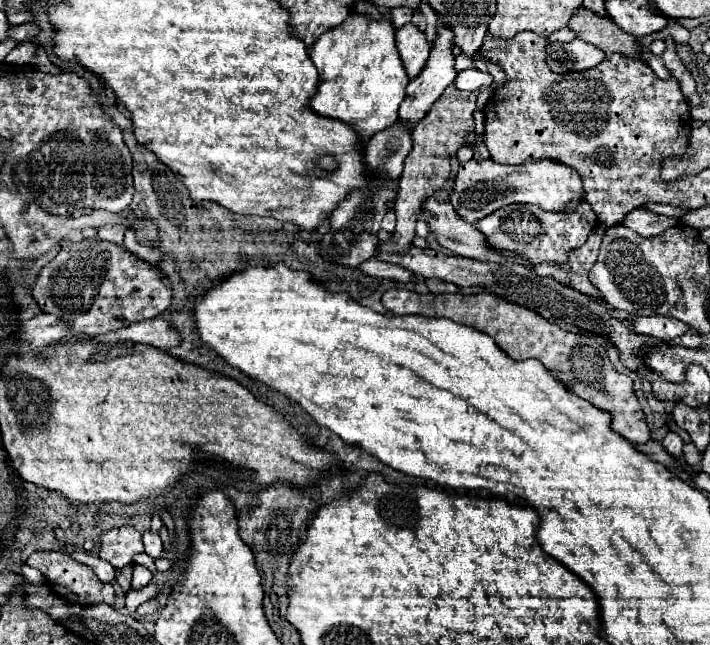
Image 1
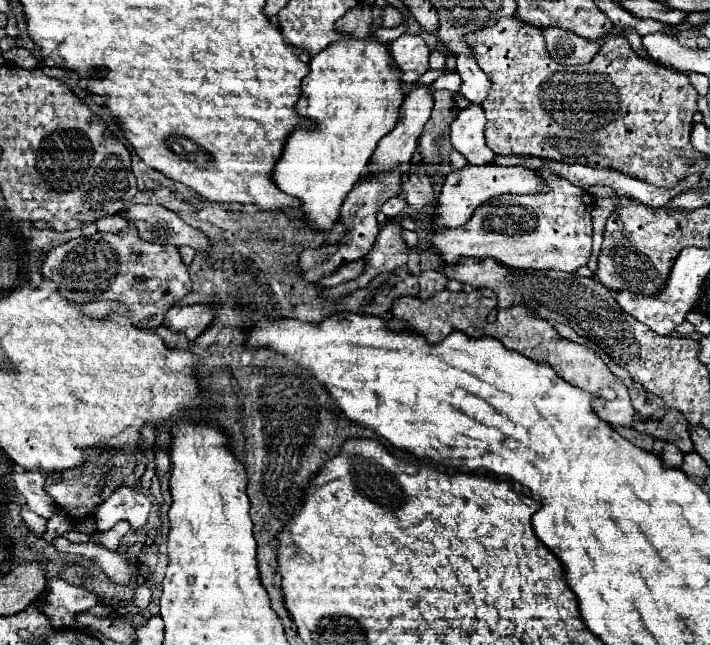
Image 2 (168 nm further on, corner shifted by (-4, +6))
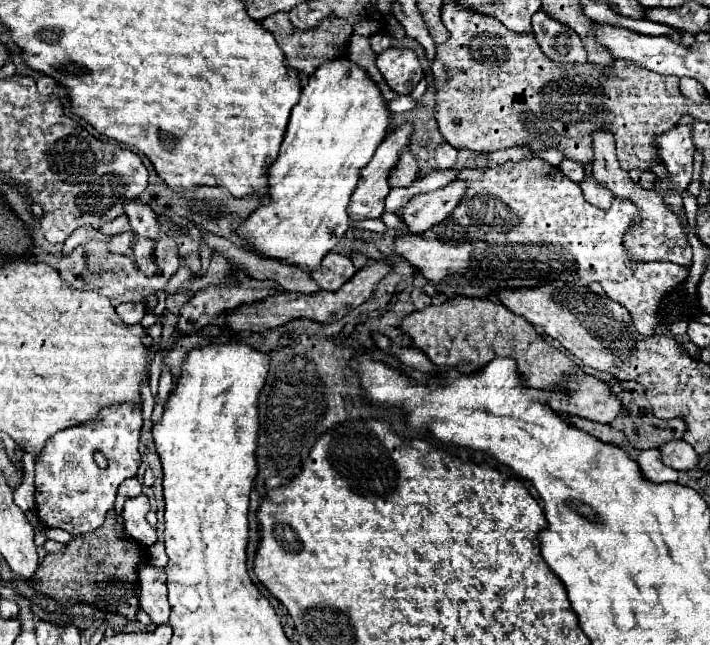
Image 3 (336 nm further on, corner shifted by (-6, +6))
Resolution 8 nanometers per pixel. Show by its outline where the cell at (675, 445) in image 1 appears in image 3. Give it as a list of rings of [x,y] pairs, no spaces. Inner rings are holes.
[[[658,449],[642,451],[636,461],[638,461],[638,467],[640,467],[644,479],[648,479],[648,481],[652,481],[652,483],[674,483],[674,481],[678,479],[678,471],[666,467],[666,465],[660,461]]]

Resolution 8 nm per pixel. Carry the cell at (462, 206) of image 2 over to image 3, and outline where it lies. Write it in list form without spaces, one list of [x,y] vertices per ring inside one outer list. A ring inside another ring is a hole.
[[[452,181],[432,193],[414,195],[402,209],[396,211],[396,215],[402,217],[402,223],[406,225],[408,233],[428,231],[452,213],[452,209],[460,203],[464,191],[464,181]]]

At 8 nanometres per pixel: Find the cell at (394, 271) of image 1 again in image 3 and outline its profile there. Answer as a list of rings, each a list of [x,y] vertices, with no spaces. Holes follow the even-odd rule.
[[[328,253],[316,271],[312,271],[312,279],[320,285],[321,290],[334,291],[340,289],[352,275],[356,273],[356,267],[352,261],[338,253]]]

